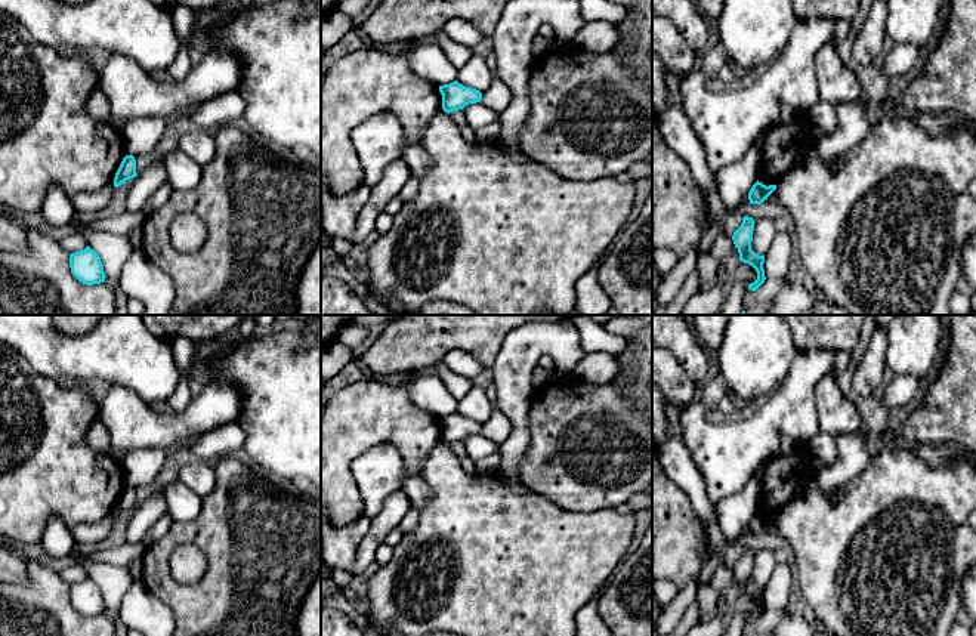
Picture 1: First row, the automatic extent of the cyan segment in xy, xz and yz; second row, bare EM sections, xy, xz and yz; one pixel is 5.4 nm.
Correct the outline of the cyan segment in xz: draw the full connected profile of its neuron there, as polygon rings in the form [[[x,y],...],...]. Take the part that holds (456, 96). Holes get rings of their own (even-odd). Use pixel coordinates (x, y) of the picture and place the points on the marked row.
[[[457,80],[450,84],[439,86],[439,92],[442,95],[442,109],[448,114],[463,109],[469,104],[481,102],[482,99],[482,93],[479,90],[466,87]]]

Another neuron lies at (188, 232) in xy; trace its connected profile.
[[[180,213],[170,225],[172,244],[180,251],[197,251],[206,243],[207,226],[192,213]]]

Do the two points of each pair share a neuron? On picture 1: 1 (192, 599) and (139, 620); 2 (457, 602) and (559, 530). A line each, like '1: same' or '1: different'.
1: different
2: same

